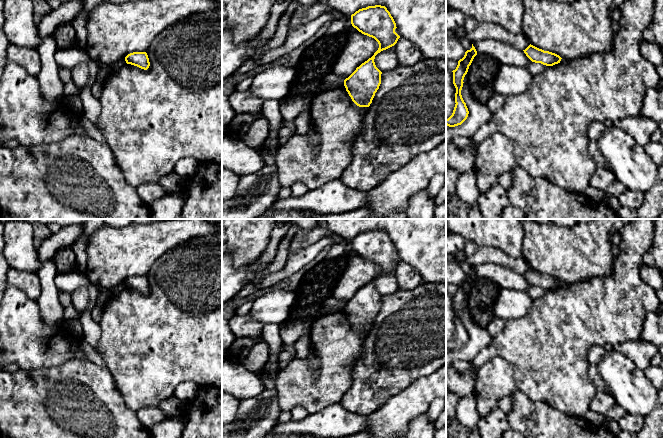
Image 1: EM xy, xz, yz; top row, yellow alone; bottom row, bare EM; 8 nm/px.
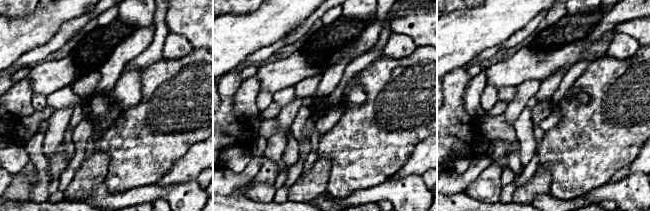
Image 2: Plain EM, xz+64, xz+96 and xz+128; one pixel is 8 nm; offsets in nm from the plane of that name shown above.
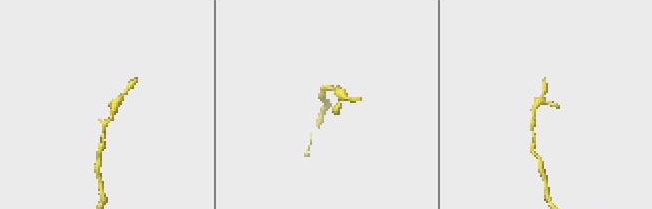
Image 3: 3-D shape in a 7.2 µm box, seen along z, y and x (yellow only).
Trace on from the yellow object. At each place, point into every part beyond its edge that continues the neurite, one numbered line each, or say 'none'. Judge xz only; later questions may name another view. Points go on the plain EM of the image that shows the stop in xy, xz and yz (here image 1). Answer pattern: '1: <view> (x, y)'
none

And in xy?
none

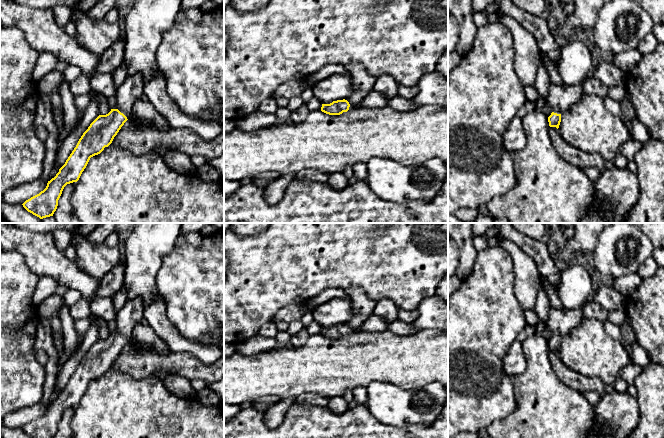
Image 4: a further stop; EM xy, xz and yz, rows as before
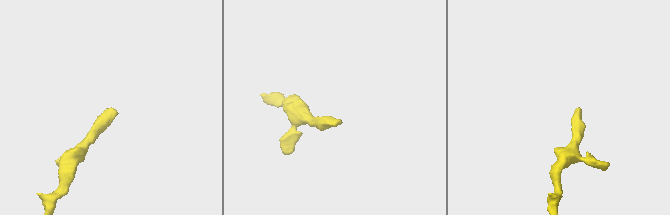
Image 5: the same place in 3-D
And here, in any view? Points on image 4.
1: xy (132, 313)

